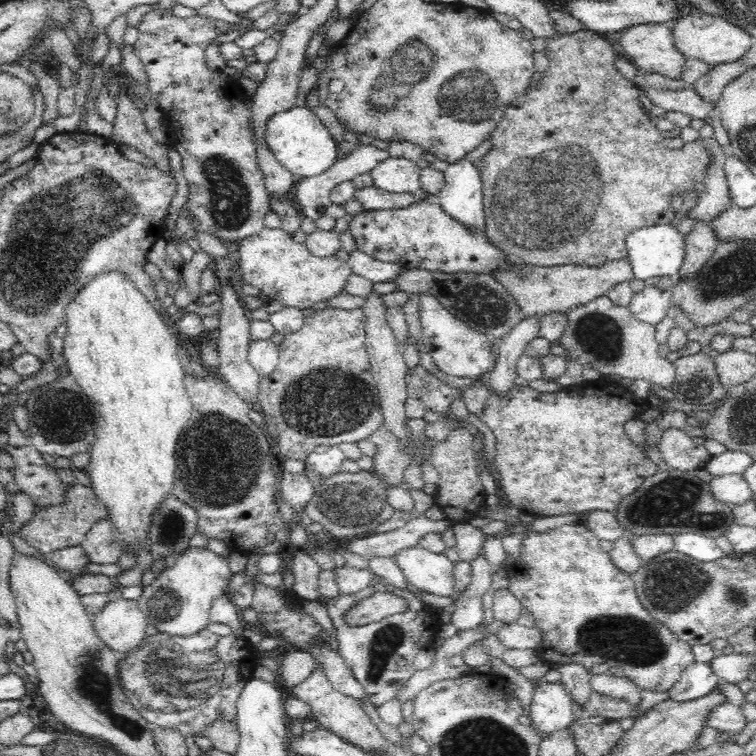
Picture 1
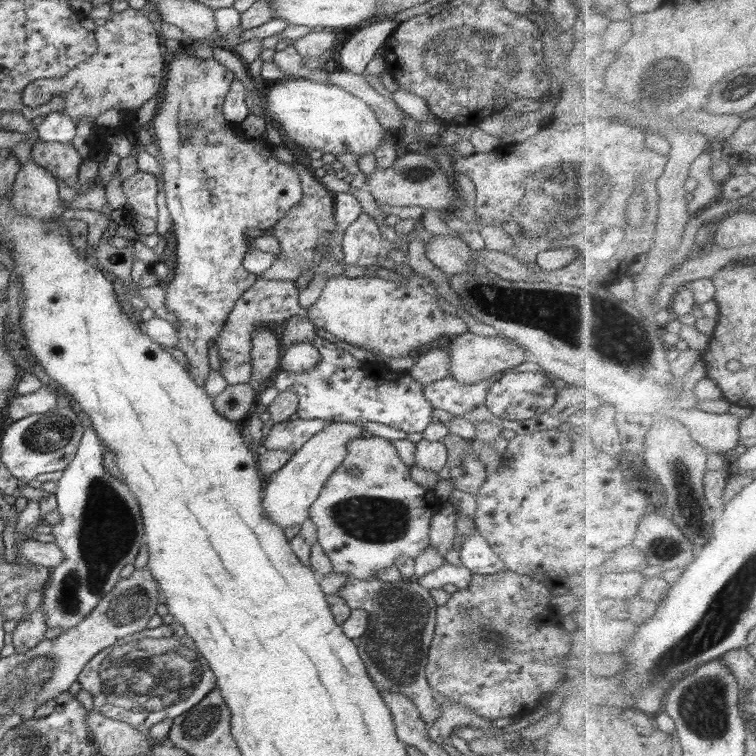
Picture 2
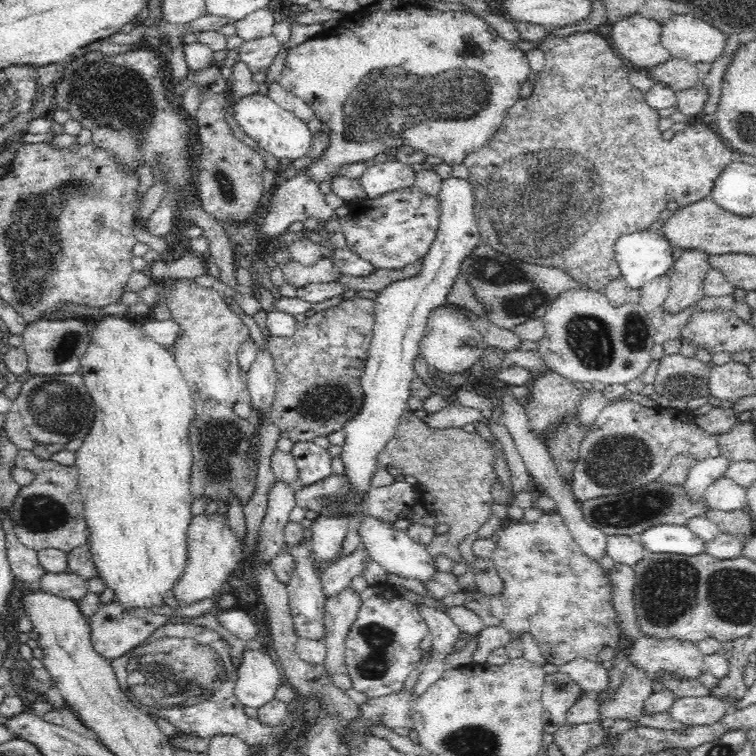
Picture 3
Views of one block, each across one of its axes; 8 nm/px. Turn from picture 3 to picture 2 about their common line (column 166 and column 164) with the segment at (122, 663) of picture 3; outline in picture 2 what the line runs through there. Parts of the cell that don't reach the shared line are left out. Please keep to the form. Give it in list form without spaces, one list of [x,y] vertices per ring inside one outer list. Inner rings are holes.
[[[163,623],[122,638],[95,654],[77,682],[82,690],[92,694],[95,710],[146,733],[154,724],[166,718],[175,719],[195,707],[216,687],[216,678],[210,669],[181,624]]]

